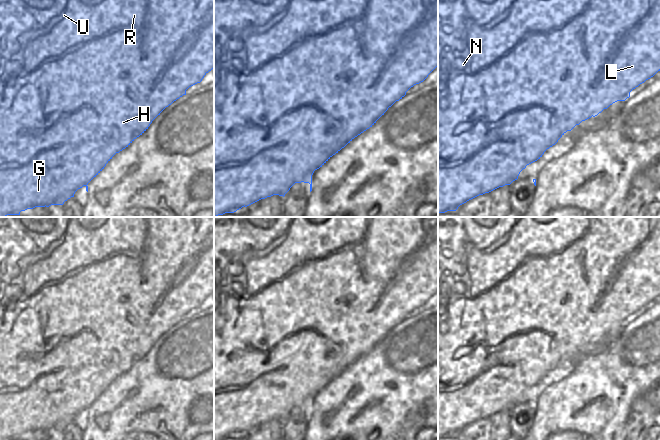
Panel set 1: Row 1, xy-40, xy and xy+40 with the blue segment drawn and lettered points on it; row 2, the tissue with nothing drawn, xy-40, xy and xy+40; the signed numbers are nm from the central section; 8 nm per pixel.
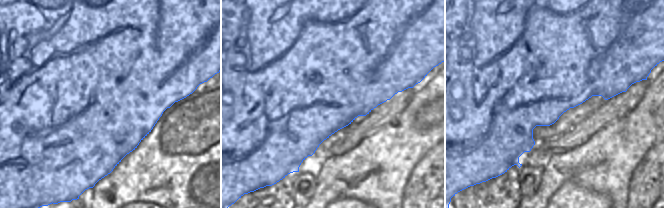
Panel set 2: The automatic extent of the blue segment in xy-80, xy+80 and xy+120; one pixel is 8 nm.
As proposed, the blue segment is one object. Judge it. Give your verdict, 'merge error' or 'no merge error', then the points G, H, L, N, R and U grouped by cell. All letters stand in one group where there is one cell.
no merge error; groups G H L N R U

